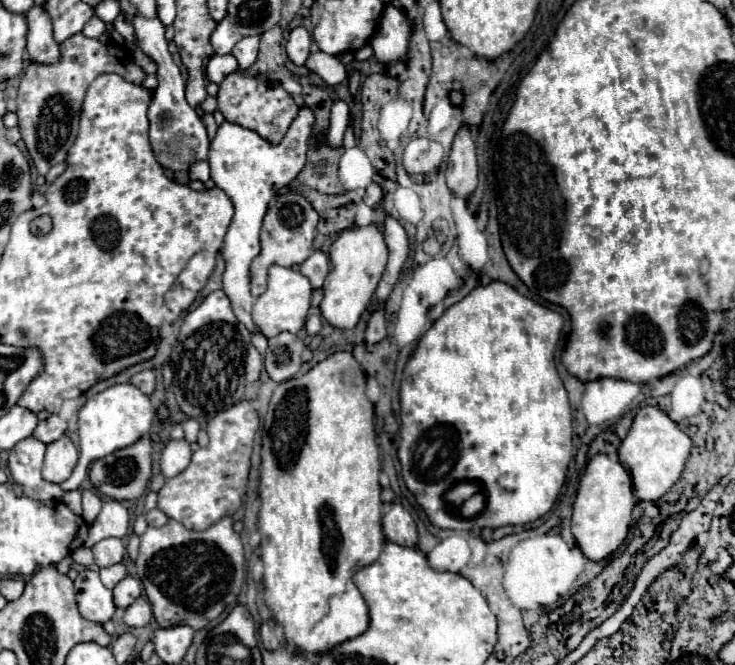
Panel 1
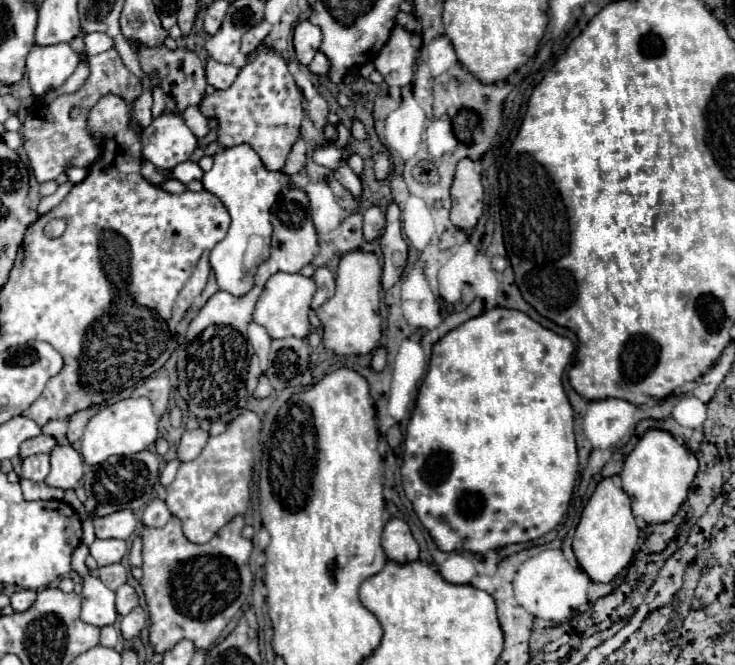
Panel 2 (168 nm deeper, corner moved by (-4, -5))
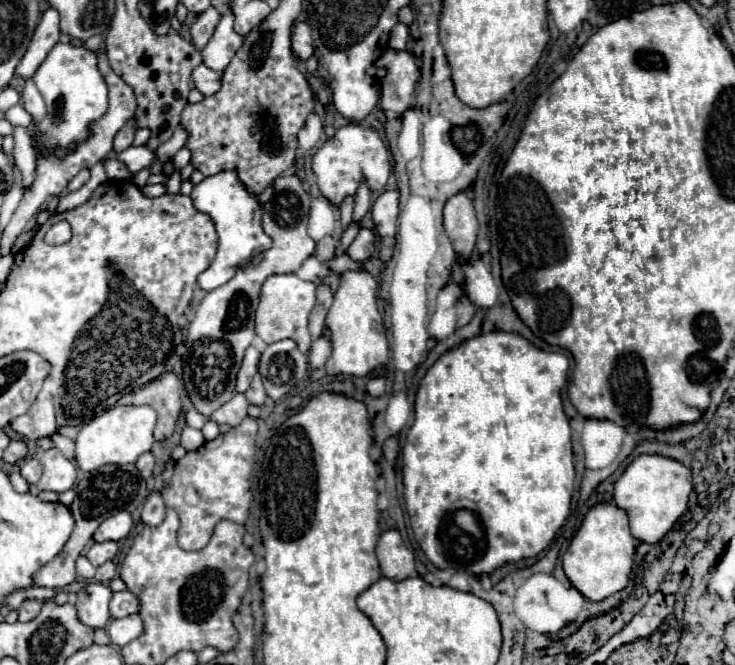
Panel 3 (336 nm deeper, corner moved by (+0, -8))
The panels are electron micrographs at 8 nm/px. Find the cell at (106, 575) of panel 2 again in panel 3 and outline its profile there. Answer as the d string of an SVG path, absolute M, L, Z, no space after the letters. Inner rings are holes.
M106 561L104 565L100 565L98 569L96 569L96 581L98 583L108 583L110 579L114 579L116 577L116 565L112 563L112 561Z

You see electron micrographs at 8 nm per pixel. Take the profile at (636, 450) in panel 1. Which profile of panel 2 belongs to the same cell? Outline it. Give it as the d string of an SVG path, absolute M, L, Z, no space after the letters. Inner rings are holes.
M650 428L644 432L644 436L638 440L634 450L628 454L622 470L622 488L628 492L632 500L632 512L634 516L644 518L648 524L666 522L670 520L680 504L686 500L688 488L698 472L698 460L684 446L684 442L676 436L672 436L668 430Z

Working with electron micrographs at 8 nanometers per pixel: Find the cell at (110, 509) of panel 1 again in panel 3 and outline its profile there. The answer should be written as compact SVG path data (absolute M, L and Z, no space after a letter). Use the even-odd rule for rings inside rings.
M124 511L114 513L104 523L100 523L100 527L94 533L94 541L120 541L129 536L133 526L130 513L124 513Z

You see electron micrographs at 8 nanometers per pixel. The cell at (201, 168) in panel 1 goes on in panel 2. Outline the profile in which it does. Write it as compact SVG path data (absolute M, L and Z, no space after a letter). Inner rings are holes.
M192 160L182 162L180 166L176 166L176 168L172 170L172 178L180 180L180 182L184 182L184 184L190 184L192 180L200 180L202 176L204 176L202 168L198 166L198 162L192 162Z

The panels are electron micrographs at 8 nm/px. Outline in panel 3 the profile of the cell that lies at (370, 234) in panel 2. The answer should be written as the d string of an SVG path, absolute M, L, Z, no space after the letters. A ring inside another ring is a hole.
M360 229L358 231L358 235L356 235L356 239L352 241L352 245L348 247L348 257L352 259L352 261L356 261L356 263L362 263L362 261L366 261L368 257L372 257L372 253L374 253L374 233L370 231L370 229Z

